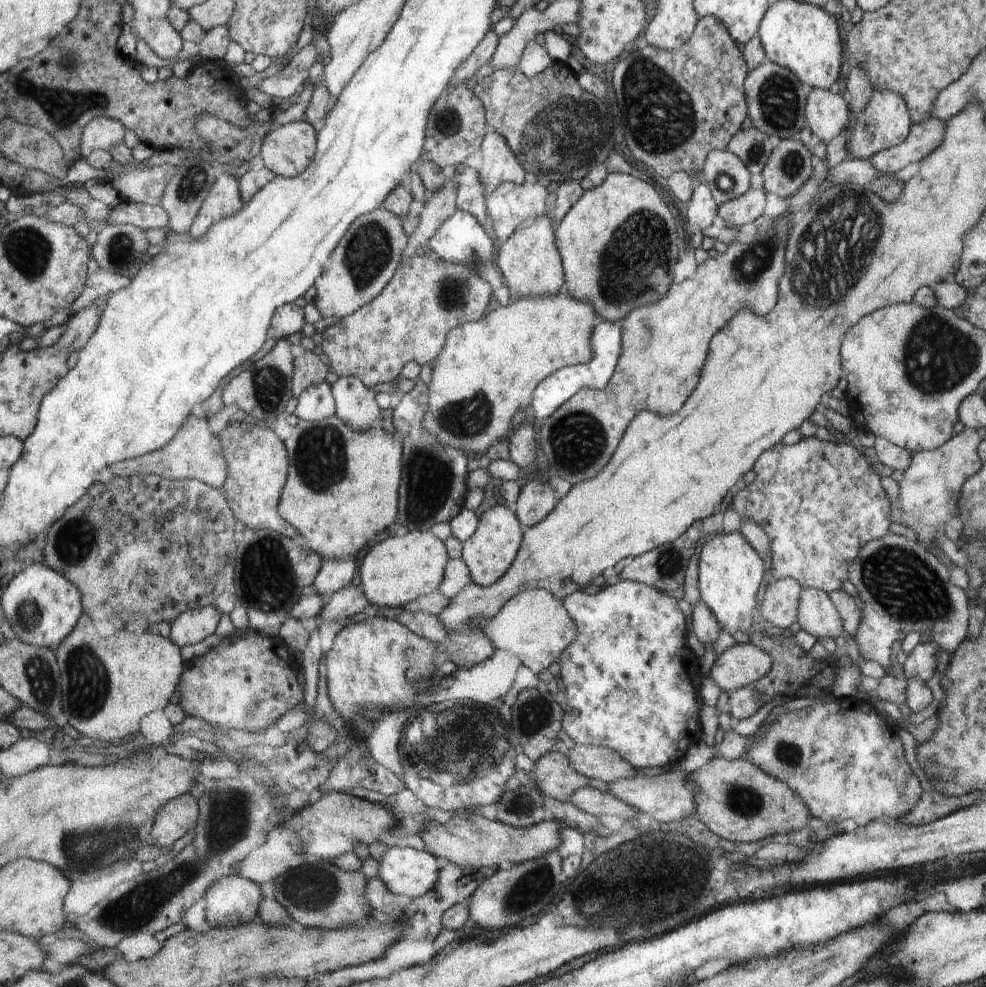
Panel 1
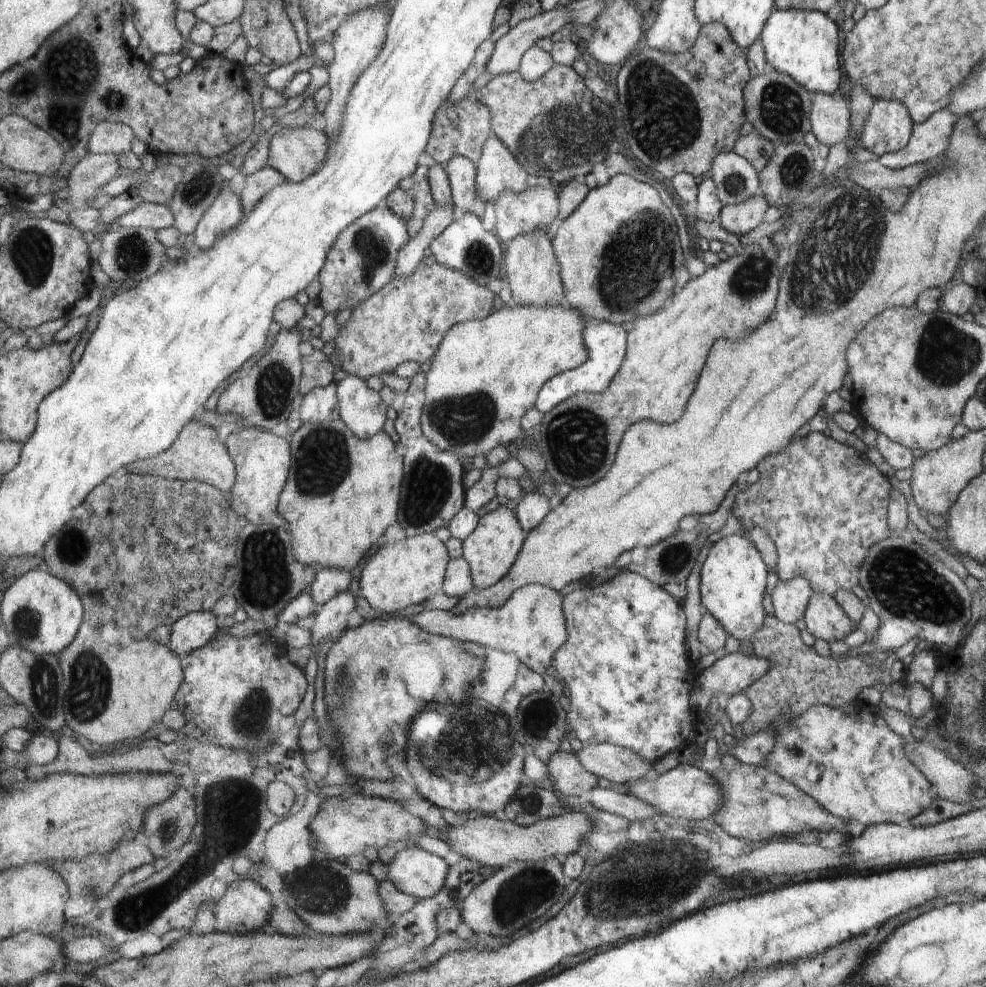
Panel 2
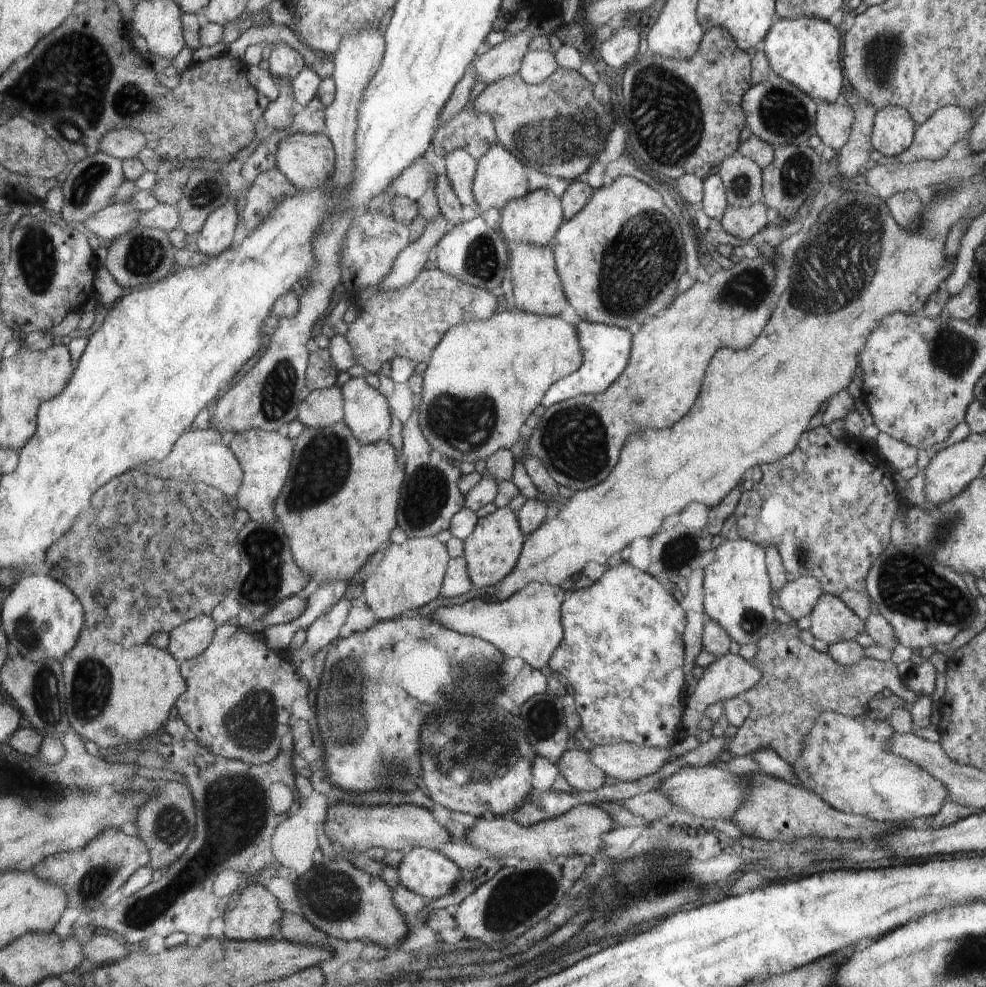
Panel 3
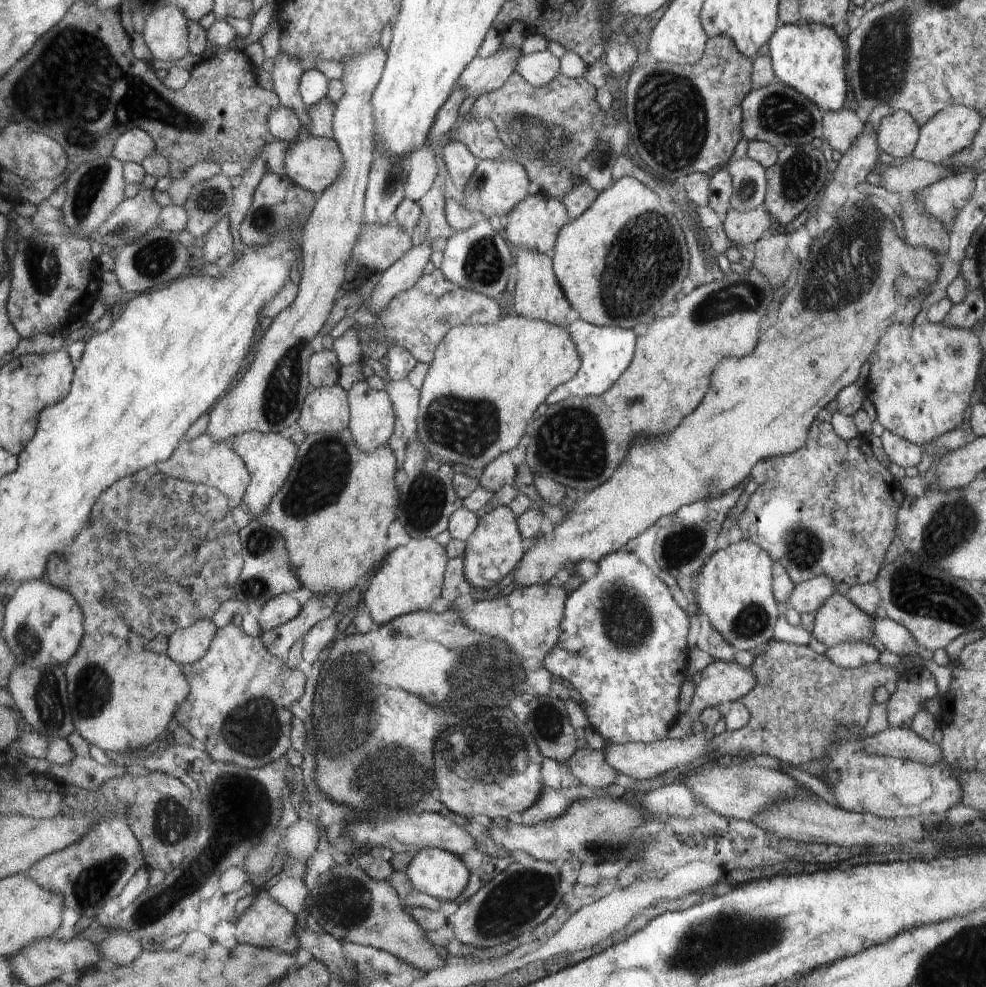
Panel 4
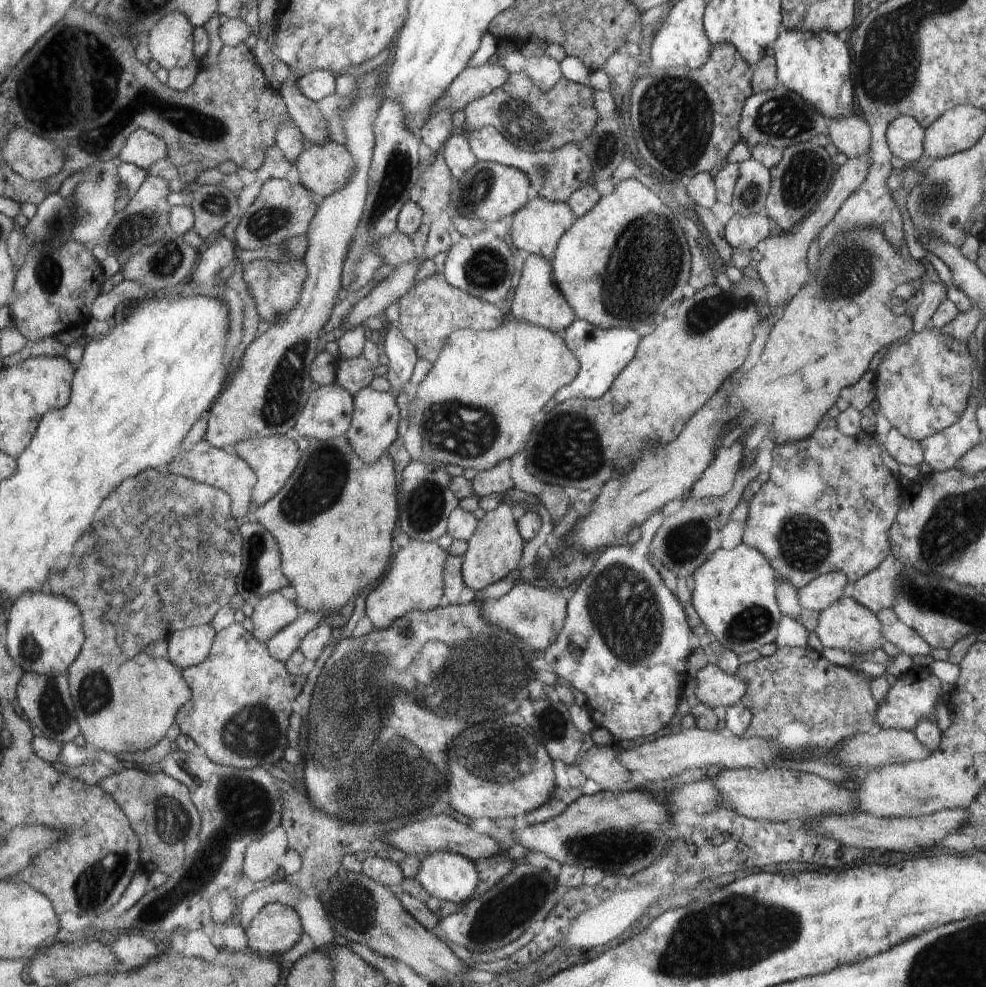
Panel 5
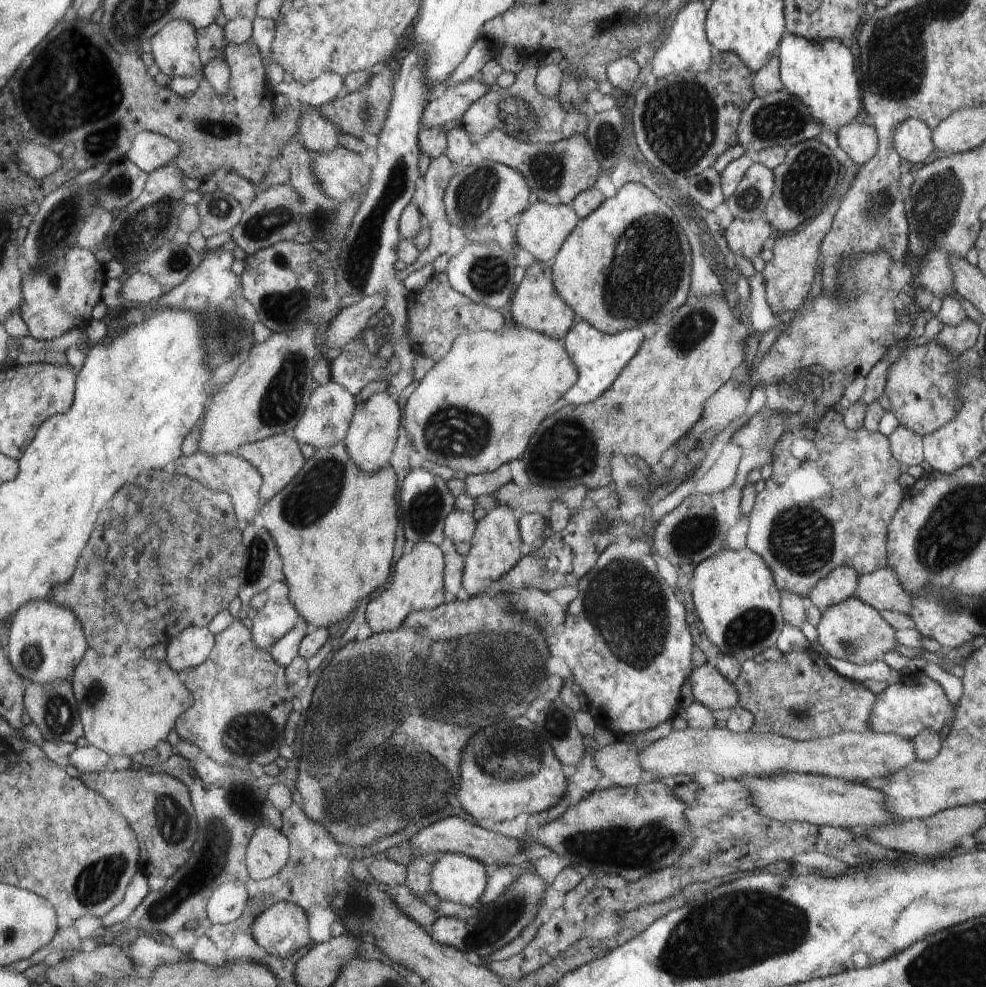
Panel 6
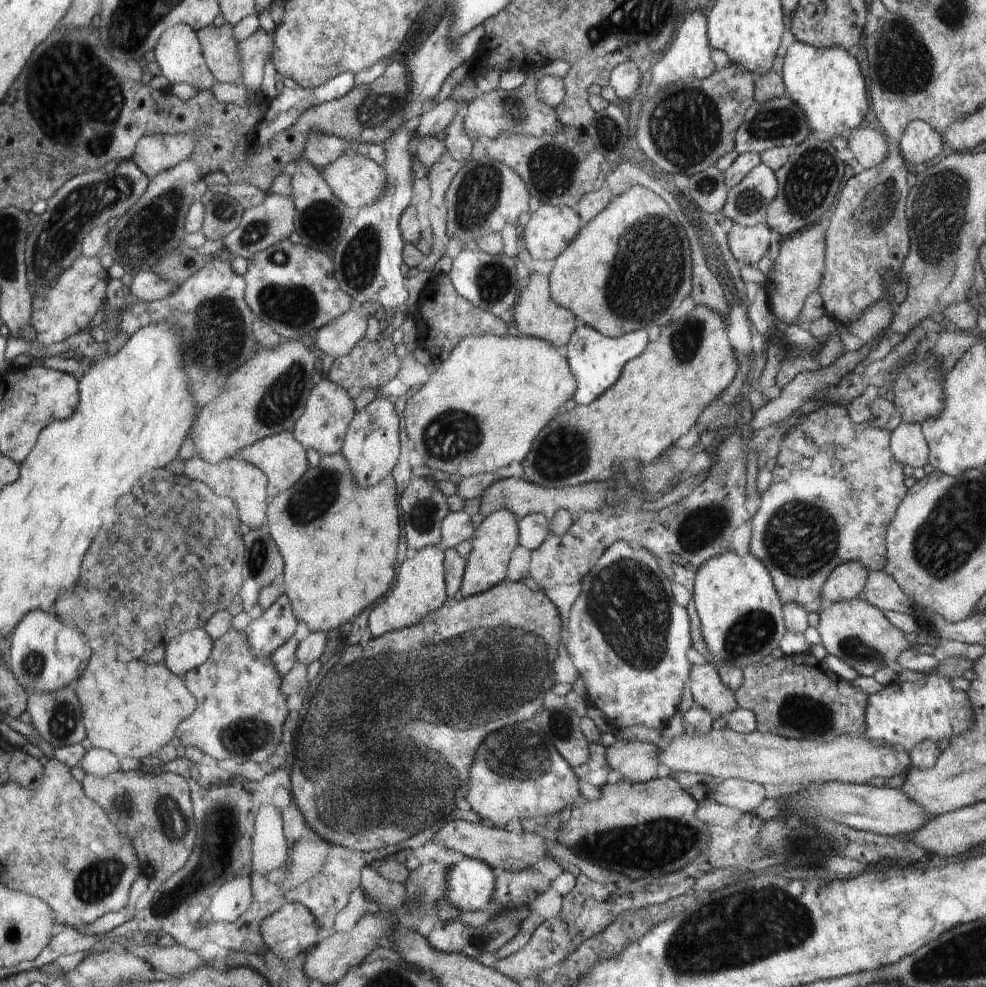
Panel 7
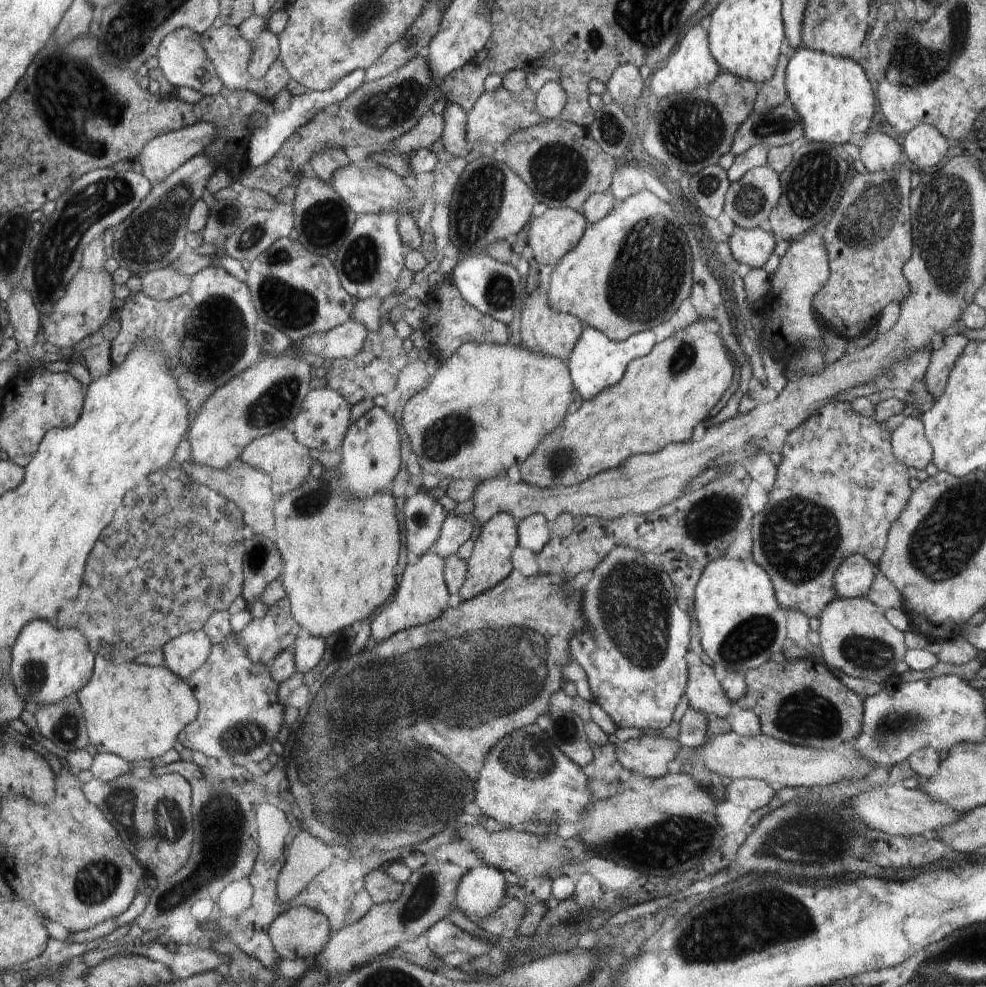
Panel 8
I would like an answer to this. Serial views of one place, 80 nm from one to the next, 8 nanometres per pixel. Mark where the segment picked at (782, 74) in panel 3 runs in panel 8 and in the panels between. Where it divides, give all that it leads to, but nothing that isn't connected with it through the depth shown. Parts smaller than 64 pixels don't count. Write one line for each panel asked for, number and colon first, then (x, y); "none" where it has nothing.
4: (810, 58)
5: (816, 65)
6: (820, 73)
7: (826, 83)
8: (832, 95)

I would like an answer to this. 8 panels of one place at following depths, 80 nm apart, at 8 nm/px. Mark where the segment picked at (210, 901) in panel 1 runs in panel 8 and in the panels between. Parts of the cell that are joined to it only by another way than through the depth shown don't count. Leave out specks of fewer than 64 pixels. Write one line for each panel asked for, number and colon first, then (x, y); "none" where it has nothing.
2: (246, 906)
3: (258, 916)
4: (267, 924)
5: (277, 928)
6: (283, 928)
7: (292, 930)
8: (299, 931)

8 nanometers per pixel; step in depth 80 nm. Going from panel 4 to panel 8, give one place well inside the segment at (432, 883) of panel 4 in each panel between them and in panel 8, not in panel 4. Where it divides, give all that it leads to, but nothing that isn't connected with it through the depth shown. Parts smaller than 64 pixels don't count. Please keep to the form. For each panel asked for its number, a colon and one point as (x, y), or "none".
5: (444, 875)
6: (457, 878)
7: (472, 883)
8: (482, 890)

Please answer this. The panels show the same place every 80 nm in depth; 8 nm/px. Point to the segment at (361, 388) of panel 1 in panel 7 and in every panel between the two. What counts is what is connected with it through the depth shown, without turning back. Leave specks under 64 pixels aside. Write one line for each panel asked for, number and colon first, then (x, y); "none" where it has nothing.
2: (362, 409)
3: (366, 411)
4: (371, 418)
5: (375, 418)
6: (370, 441)
7: (371, 447)

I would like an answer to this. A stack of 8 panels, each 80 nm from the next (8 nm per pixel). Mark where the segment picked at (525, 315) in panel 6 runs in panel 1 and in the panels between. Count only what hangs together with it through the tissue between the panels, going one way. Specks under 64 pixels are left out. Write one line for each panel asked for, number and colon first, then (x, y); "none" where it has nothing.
1: (529, 260)
2: (532, 270)
3: (536, 288)
4: (537, 295)
5: (537, 301)

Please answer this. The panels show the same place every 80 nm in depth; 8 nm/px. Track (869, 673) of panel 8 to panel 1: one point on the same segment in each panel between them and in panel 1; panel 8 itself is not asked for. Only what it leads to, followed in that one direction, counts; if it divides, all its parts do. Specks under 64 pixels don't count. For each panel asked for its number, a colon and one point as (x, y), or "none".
1: (818, 616)
2: (825, 619)
3: (832, 620)
4: (838, 620)
5: (847, 625)
6: (852, 630)
7: (856, 632)

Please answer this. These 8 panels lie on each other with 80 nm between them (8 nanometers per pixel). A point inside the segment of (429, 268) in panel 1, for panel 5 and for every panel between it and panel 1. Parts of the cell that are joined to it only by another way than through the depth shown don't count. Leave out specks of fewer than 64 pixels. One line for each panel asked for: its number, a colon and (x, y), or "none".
2: (407, 320)
3: (409, 322)
4: (419, 318)
5: (429, 313)

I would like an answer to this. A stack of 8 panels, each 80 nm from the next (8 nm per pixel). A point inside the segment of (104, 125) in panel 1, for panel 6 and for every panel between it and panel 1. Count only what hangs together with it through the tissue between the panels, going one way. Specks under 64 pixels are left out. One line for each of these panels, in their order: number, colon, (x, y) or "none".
2: (111, 138)
3: (124, 143)
4: (136, 144)
5: (143, 148)
6: (150, 151)

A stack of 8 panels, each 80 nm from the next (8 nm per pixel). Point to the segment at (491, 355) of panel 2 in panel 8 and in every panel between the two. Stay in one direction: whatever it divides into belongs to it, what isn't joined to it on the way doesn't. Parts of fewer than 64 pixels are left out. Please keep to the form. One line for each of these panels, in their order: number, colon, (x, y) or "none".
3: (484, 379)
4: (485, 382)
5: (476, 406)
6: (508, 380)
7: (515, 384)
8: (504, 399)

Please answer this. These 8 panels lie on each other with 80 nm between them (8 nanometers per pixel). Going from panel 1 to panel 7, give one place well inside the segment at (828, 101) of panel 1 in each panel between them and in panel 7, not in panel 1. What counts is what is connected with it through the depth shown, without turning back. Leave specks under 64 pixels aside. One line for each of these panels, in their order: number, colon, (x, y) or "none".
2: (831, 121)
3: (834, 121)
4: (841, 129)
5: (852, 136)
6: (859, 140)
7: (869, 147)

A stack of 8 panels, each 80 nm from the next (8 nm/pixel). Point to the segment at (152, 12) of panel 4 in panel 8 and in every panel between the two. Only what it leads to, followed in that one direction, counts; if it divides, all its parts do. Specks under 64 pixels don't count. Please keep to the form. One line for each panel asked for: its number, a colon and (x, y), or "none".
5: (170, 41)
6: (174, 47)
7: (178, 52)
8: (184, 62)

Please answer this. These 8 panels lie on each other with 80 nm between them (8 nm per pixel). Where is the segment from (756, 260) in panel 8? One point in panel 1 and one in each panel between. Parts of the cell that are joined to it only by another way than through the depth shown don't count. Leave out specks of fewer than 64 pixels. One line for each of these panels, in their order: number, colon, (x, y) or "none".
1: (737, 212)
2: (741, 218)
3: (743, 223)
4: (741, 228)
5: (741, 232)
6: (744, 238)
7: (749, 244)

